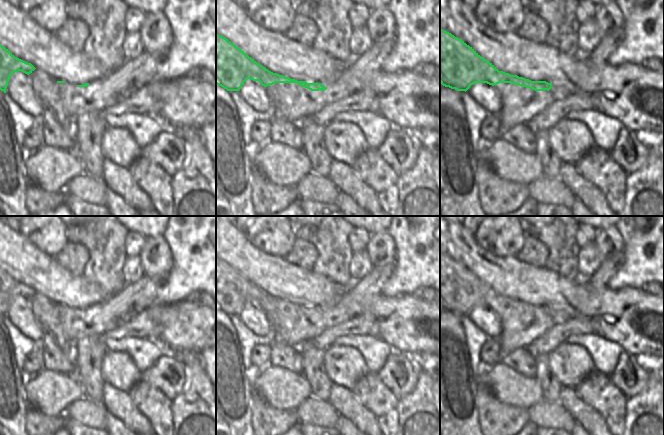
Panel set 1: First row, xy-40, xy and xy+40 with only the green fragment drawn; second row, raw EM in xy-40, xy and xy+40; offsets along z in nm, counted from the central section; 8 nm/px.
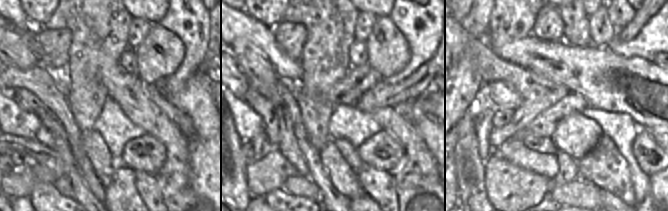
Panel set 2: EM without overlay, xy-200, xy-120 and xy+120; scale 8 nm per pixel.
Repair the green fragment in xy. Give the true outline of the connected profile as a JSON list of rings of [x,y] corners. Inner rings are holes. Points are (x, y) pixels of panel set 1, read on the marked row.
[[[216,33],[216,84],[227,91],[238,91],[242,99],[255,111],[270,110],[266,87],[275,83],[297,83],[311,91],[325,91],[321,83],[297,81],[273,73],[249,57],[225,37]]]

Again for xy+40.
[[[440,29],[440,83],[465,91],[489,114],[499,114],[502,109],[502,99],[494,85],[511,83],[535,91],[552,88],[552,83],[546,81],[531,81],[499,71],[472,47],[443,29]]]

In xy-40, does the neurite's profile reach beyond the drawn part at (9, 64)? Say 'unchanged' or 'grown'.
grown

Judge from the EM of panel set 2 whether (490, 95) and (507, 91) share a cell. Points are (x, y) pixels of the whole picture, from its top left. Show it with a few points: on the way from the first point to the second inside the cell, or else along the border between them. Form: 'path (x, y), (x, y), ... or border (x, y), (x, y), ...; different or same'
path (494, 91), (503, 91); same

